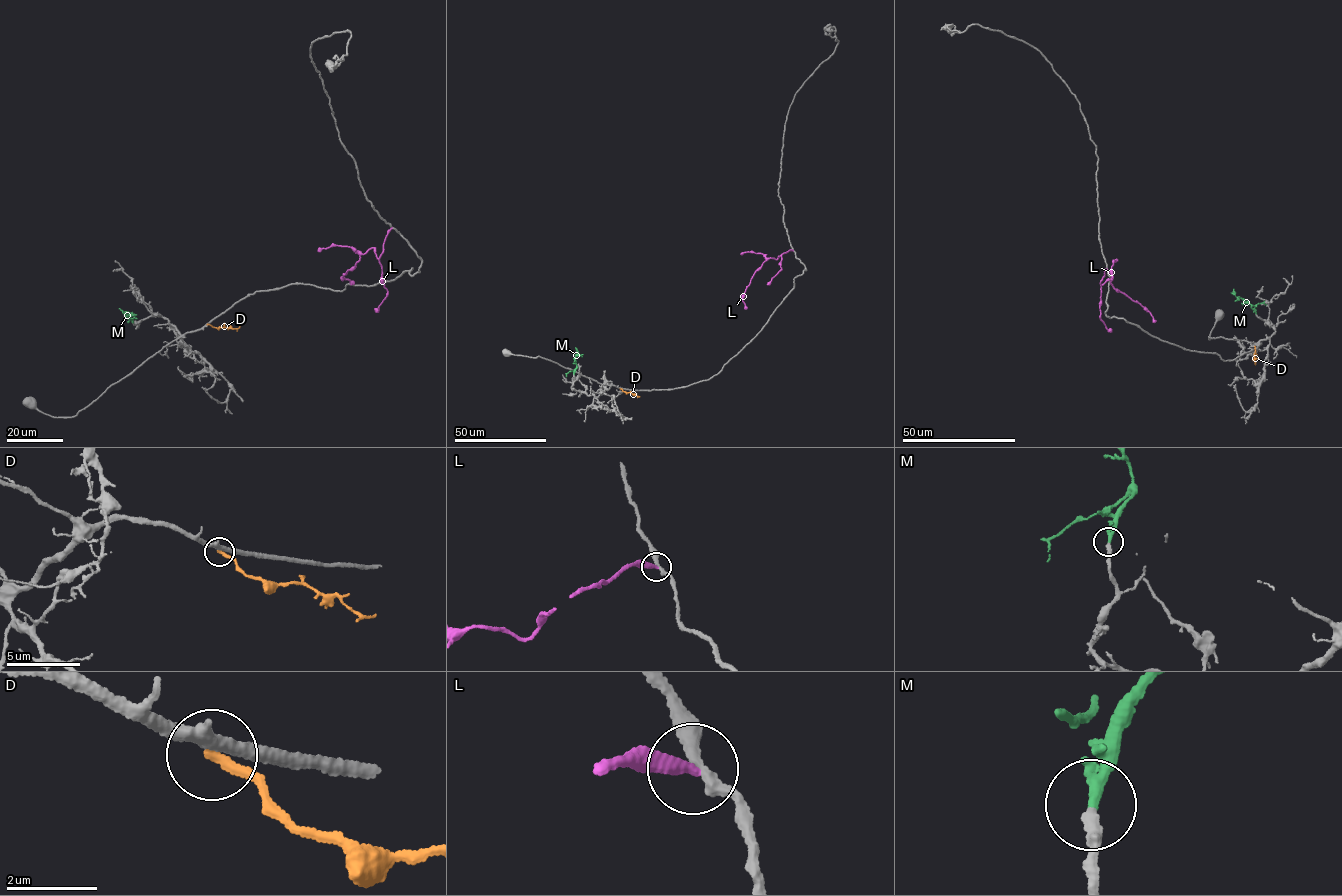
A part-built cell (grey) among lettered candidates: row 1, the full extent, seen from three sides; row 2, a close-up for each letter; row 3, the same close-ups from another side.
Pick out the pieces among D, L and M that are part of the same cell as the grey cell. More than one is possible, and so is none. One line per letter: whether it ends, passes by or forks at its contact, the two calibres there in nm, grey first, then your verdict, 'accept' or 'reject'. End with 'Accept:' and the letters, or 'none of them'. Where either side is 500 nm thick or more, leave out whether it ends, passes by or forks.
D: it ends; calibres 360 and 220 nm; reject
L: it ends; calibres 240 and 280 nm; reject
M: it ends; calibres 240 and 240 nm; accept
Accept: M

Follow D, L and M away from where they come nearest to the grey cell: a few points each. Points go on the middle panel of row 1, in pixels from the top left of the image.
D: (620, 388), (639, 396)
L: (793, 250), (775, 259), (769, 257), (755, 271), (742, 299), (746, 309)
M: (573, 374), (577, 367), (575, 347)

